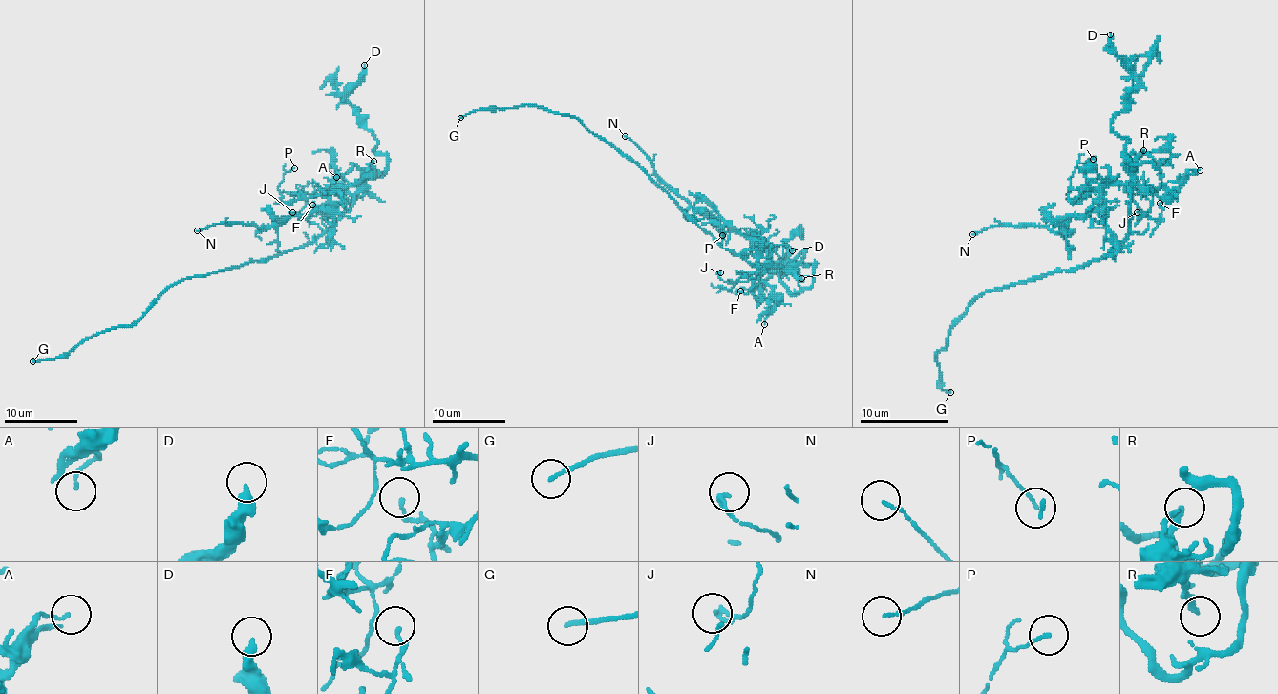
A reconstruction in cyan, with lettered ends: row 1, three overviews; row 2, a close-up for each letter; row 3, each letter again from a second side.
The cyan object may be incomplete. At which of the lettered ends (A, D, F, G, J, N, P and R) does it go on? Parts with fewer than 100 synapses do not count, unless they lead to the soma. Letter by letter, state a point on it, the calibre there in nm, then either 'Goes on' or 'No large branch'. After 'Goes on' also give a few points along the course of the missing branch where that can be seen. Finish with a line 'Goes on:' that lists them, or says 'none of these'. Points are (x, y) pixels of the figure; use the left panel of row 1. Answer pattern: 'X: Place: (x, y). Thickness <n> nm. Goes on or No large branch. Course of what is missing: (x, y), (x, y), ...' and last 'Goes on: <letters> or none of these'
A: Place: (336, 177). Thickness 130 nm. No large branch
D: Place: (364, 65). Thickness 240 nm. No large branch
F: Place: (312, 205). Thickness 100 nm. No large branch
G: Place: (32, 361). Thickness 150 nm. Goes on
J: Place: (292, 212). Thickness 180 nm. No large branch
N: Place: (197, 230). Thickness 120 nm. No large branch
P: Place: (294, 168). Thickness 110 nm. No large branch
R: Place: (373, 161). Thickness 200 nm. No large branch
Goes on: G

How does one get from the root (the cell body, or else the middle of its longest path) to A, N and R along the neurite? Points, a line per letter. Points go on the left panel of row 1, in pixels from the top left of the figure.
A: (298, 248), (312, 242), (351, 205), (353, 198), (342, 190), (330, 192), (344, 200), (342, 179), (336, 177)
N: (298, 248), (324, 244), (334, 222), (324, 210), (312, 210), (276, 220), (265, 228), (213, 224), (197, 230)
R: (298, 248), (312, 242), (351, 205), (353, 194), (373, 161)

